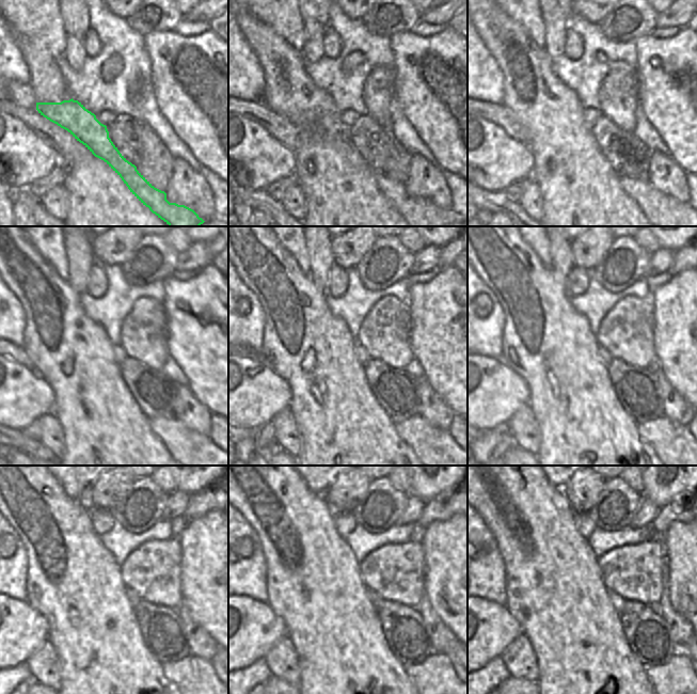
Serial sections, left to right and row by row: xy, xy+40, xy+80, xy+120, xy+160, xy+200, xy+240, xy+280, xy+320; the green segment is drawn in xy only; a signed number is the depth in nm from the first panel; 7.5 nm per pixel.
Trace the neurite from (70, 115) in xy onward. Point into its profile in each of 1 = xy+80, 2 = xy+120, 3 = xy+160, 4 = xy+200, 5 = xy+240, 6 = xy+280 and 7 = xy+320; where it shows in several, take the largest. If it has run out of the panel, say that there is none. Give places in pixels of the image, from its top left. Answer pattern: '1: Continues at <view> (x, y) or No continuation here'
1: Continues at xy+80 (654, 204)
2: Continues at xy+120 (183, 443)
3: Continues at xy+160 (429, 443)
4: Continues at xy+200 (674, 443)
5: Continues at xy+240 (194, 677)
6: Continues at xy+280 (436, 681)
7: Continues at xy+320 (675, 682)

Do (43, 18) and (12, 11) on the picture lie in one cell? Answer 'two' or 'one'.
one

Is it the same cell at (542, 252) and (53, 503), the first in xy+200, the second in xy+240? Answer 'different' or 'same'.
different

